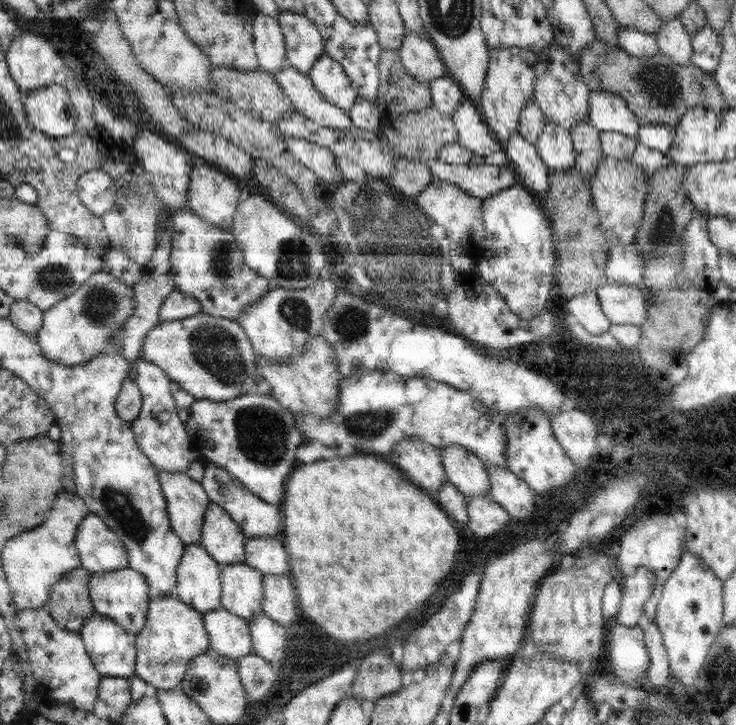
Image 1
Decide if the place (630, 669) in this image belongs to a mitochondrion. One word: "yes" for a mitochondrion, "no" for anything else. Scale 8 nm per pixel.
no

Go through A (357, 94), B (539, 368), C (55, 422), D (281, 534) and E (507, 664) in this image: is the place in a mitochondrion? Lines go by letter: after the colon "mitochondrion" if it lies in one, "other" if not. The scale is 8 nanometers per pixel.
A: other
B: other
C: other
D: other
E: other

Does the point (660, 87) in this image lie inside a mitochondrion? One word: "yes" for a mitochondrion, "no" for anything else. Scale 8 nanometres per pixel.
yes

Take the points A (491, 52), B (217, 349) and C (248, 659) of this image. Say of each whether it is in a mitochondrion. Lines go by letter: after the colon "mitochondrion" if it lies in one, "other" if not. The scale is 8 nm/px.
A: other
B: mitochondrion
C: other

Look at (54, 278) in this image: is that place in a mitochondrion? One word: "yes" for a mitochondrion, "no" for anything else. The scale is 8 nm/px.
yes

